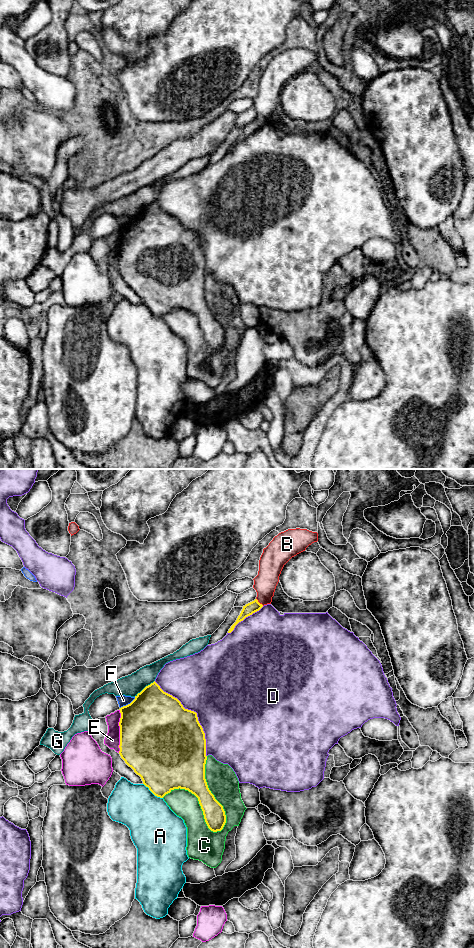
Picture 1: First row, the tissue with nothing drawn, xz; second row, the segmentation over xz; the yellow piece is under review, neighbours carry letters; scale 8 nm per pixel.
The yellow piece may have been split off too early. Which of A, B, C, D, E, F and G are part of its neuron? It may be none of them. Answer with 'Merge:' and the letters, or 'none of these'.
Merge: none of these

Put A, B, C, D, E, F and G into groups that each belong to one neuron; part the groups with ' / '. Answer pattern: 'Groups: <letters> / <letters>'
Groups: A / B / C / D / E / F / G

